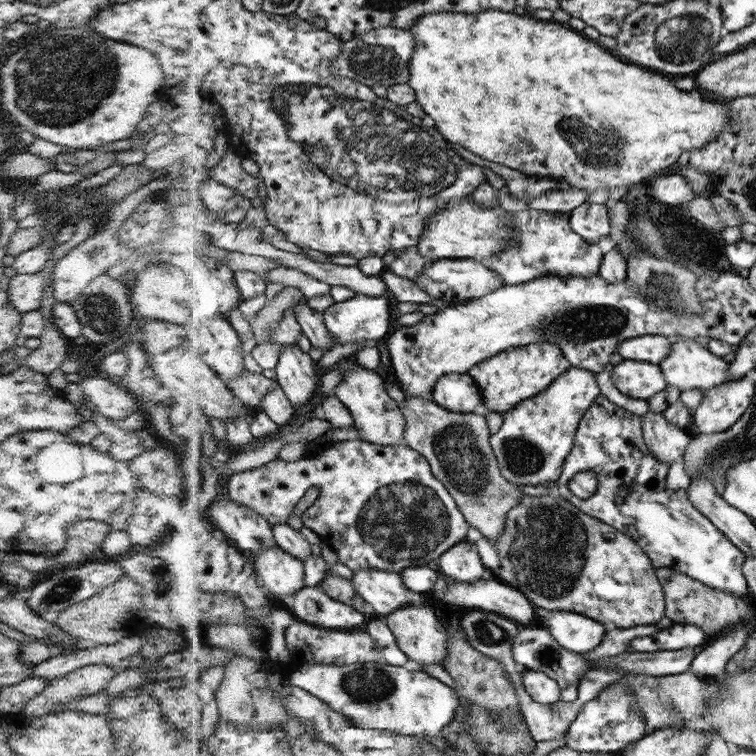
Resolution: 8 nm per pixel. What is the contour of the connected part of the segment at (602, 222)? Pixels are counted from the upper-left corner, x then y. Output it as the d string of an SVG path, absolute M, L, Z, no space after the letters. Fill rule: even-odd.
M584 203L570 212L571 227L592 244L598 244L602 236L610 234L608 207L603 204Z

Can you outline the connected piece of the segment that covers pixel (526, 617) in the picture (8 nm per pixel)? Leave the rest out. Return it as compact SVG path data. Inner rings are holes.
M488 575L474 582L449 581L442 600L460 608L495 612L524 627L531 626L534 608L528 598L498 580Z

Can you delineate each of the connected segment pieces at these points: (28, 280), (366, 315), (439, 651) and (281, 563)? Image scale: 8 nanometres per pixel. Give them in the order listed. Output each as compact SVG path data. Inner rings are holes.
M39 272L34 274L16 273L10 278L10 287L8 287L10 302L22 314L38 310L44 300L44 287L46 287L46 282Z
M357 294L356 298L352 300L337 302L324 313L328 328L336 336L337 344L358 344L358 342L366 342L366 340L384 342L384 336L388 336L388 332L392 328L392 302L386 296Z
M416 603L385 619L411 660L426 664L444 663L448 636L436 616L434 606Z
M278 544L254 557L257 572L262 584L282 602L288 596L298 594L307 586L307 567L305 562L292 553L286 552Z

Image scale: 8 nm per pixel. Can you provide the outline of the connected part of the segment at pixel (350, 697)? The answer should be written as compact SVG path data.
M384 661L356 664L298 664L292 675L292 684L308 689L322 698L334 710L348 715L360 728L391 730L408 736L440 736L444 727L455 719L456 710L461 704L459 693L436 679L432 673L396 666Z

